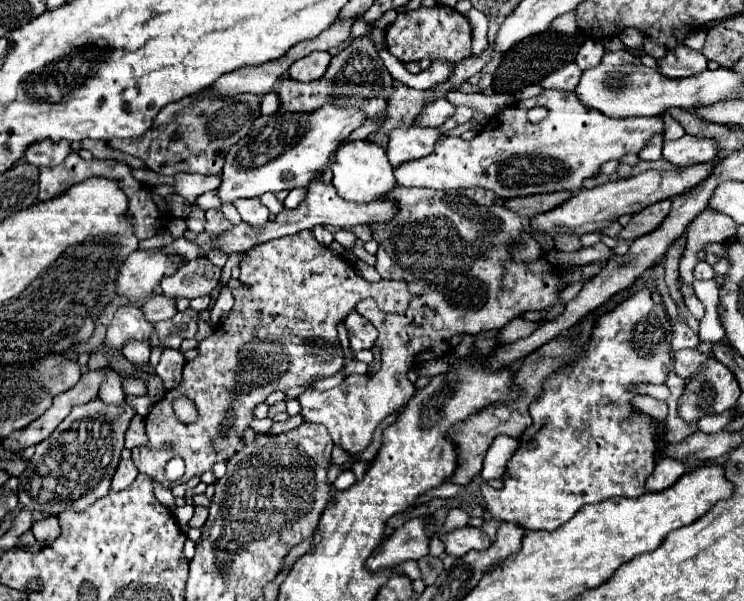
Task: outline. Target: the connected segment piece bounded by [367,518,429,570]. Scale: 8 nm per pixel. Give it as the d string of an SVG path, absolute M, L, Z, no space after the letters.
M425 518L407 520L401 528L397 528L387 540L383 540L367 558L369 570L383 570L397 566L407 560L419 560L429 554L427 530L423 526Z

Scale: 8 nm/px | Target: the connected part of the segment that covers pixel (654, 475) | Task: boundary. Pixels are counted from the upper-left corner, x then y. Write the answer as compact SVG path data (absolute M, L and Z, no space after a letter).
M663 458L661 462L655 464L655 470L649 474L645 486L647 492L663 492L669 486L673 486L685 472L685 464L673 460L673 458Z

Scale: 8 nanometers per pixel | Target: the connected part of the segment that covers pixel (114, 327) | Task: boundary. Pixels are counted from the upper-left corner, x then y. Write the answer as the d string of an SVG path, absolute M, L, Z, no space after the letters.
M123 306L115 312L111 326L107 328L107 346L121 350L131 338L147 340L153 332L153 324L143 318L143 310L137 306Z

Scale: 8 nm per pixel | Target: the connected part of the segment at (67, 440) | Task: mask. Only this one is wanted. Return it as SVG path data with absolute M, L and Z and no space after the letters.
M93 398L83 406L73 406L71 414L55 432L35 446L29 466L19 474L19 502L45 516L57 516L63 510L85 510L95 500L107 496L111 478L121 460L125 432L135 416L135 408L123 402L123 408Z

